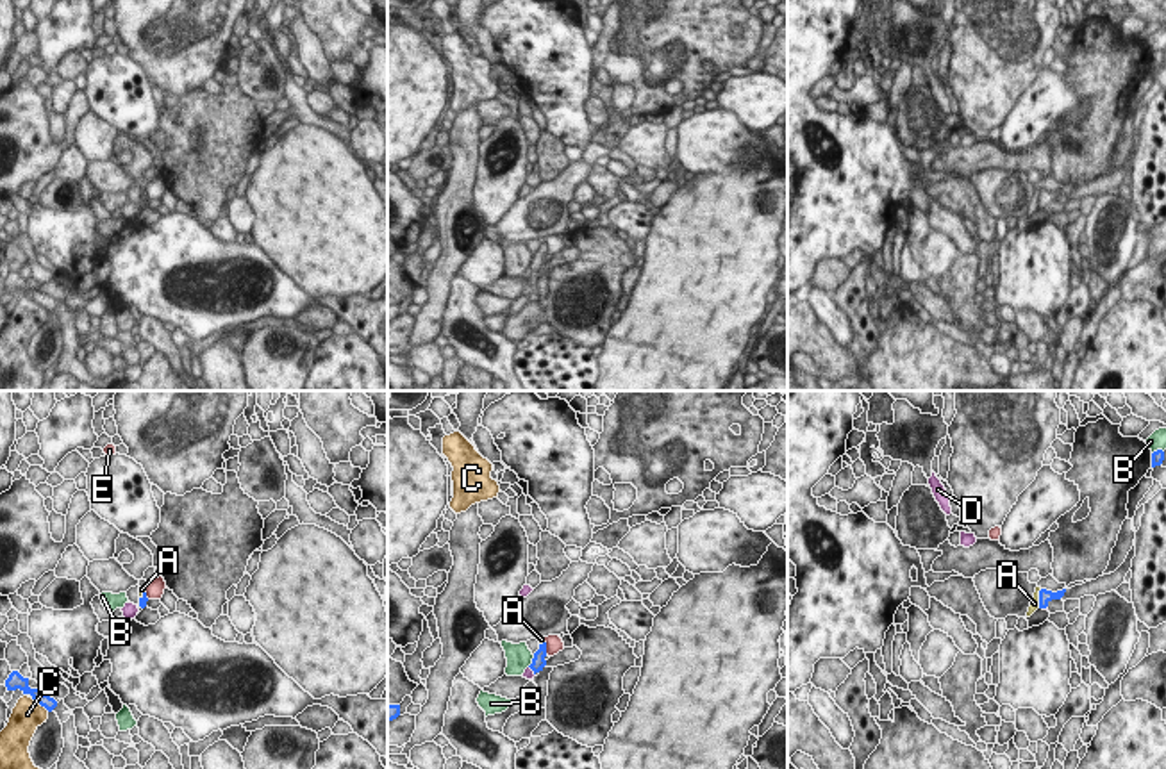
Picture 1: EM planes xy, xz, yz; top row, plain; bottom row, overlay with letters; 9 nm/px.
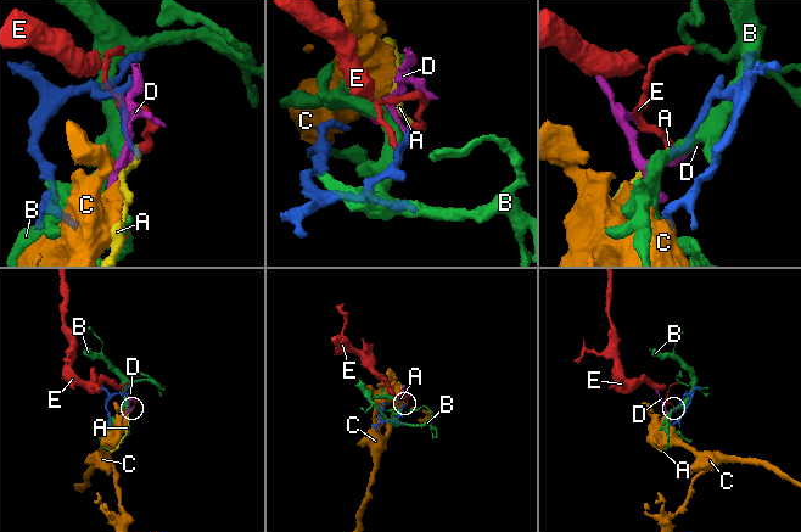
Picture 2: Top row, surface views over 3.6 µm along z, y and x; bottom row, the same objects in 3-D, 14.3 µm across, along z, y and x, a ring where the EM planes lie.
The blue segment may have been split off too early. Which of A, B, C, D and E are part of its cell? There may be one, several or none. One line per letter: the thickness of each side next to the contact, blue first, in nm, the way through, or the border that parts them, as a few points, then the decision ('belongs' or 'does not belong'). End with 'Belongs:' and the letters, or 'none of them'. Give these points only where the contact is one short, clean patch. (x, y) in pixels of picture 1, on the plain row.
A: 120/90 nm | along yz (1041, 190), (1038, 207) | does not belong
B: 130/220 nm | does not belong
C: 120/280 nm | along xy (31, 298), (49, 311) | does not belong
D: 130/90 nm | along xz (529, 266), (534, 275) | does not belong
E: 130/160 nm | along xz (545, 241), (547, 254) | does not belong
Belongs: none of them

